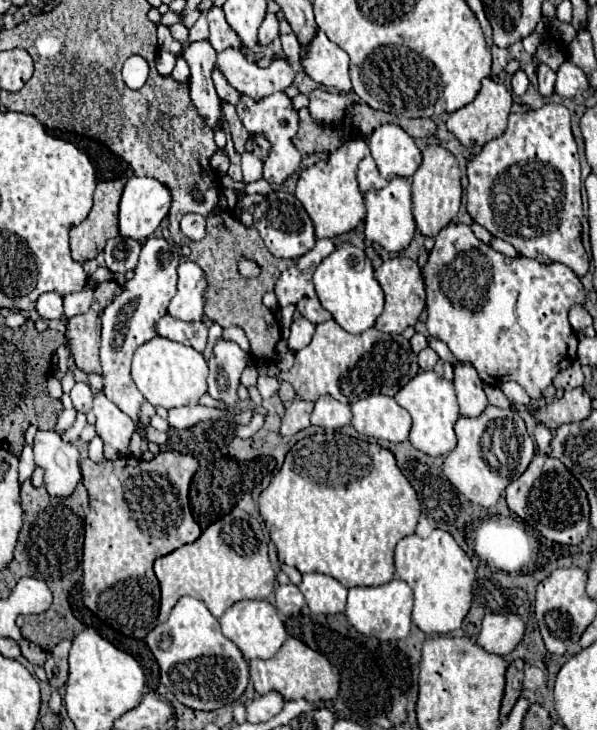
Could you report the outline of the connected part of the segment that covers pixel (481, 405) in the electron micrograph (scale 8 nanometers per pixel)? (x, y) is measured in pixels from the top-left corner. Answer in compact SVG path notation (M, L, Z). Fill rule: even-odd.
M458 364L454 368L454 386L456 398L460 404L460 416L464 418L478 418L490 404L482 390L482 380L478 378L476 370L468 364Z

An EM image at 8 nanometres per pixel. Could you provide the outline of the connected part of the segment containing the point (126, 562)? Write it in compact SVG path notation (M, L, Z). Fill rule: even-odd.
M168 450L156 454L156 458L152 458L150 462L124 456L118 460L104 460L100 464L82 460L80 468L84 486L90 496L90 512L84 520L82 600L90 612L94 612L102 622L122 632L124 636L146 638L146 634L156 626L160 610L160 588L152 570L154 560L198 540L202 532L194 522L188 504L188 488L194 472L198 470L198 460L194 456L184 456L180 452Z

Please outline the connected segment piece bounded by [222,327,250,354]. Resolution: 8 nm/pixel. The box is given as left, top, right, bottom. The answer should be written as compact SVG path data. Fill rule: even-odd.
M238 327L224 329L222 337L226 340L236 342L247 354L250 353L249 341L242 329Z

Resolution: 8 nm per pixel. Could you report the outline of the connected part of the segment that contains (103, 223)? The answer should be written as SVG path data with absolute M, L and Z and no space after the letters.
M124 180L100 182L94 192L94 206L88 218L70 230L70 250L76 262L94 260L106 240L118 236L118 202Z

